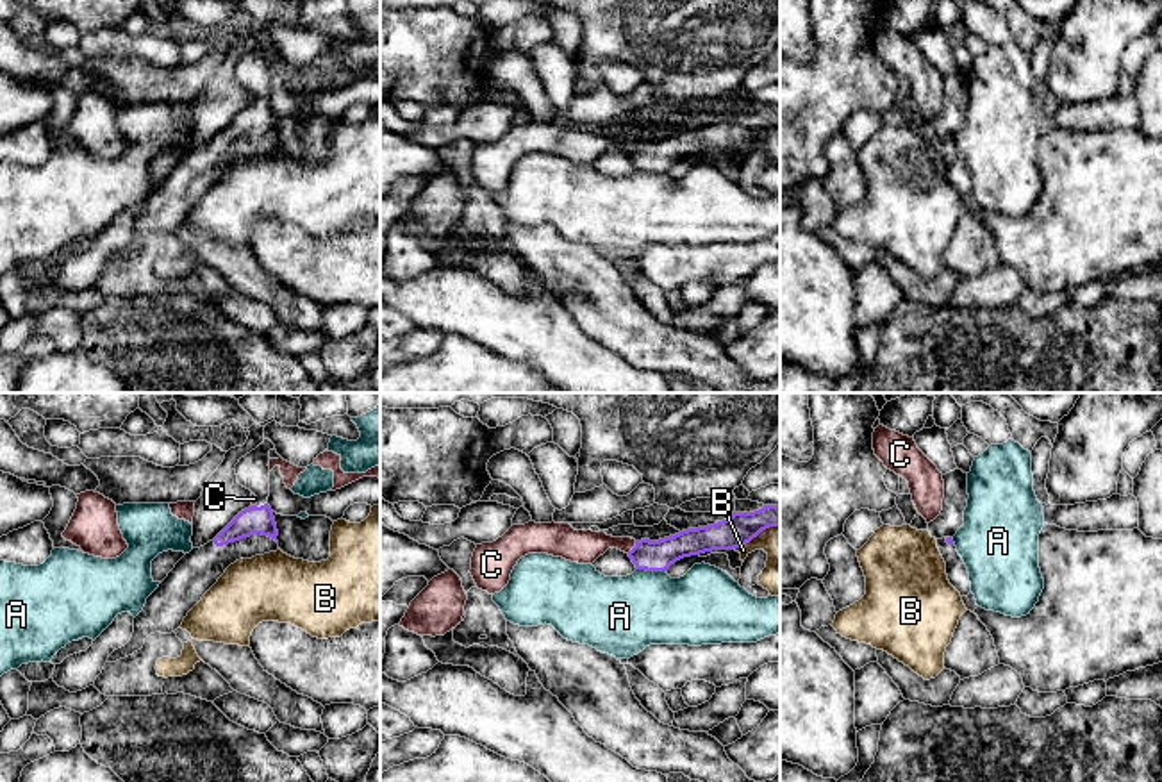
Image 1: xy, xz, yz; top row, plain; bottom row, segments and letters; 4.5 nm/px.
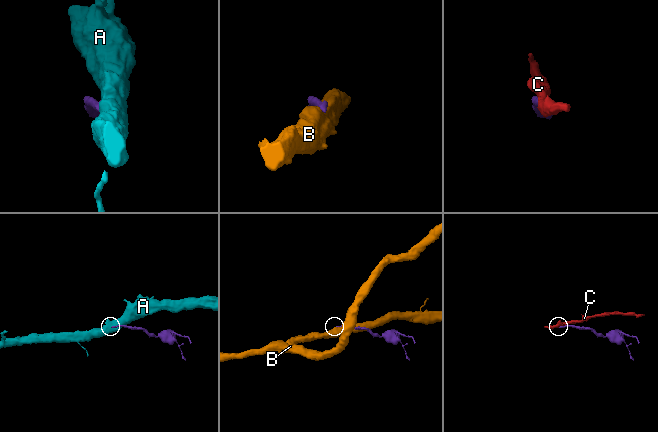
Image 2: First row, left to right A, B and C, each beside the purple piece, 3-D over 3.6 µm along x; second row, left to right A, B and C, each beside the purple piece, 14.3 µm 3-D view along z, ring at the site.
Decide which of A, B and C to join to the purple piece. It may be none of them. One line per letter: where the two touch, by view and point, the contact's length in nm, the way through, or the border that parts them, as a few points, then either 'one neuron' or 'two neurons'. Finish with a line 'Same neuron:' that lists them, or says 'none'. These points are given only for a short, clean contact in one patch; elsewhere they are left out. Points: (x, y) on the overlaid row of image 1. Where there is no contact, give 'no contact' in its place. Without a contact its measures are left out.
A: meets purple in xz at (652, 570); contact 130 nm long; border along xz (638, 568), (664, 572); two neurons
B: meets purple in xz at (755, 536); contact 240 nm long; two neurons
C: meets purple in xz at (634, 547); contact 70 nm long; two neurons
Same neuron: none

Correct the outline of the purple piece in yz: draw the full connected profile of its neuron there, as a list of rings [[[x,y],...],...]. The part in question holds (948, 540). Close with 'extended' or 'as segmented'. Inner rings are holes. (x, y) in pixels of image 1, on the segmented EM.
[[[953,537],[937,539],[937,548],[946,562],[946,575],[950,584],[960,593],[960,596],[967,596],[971,593],[969,573],[957,552]]]; extended

